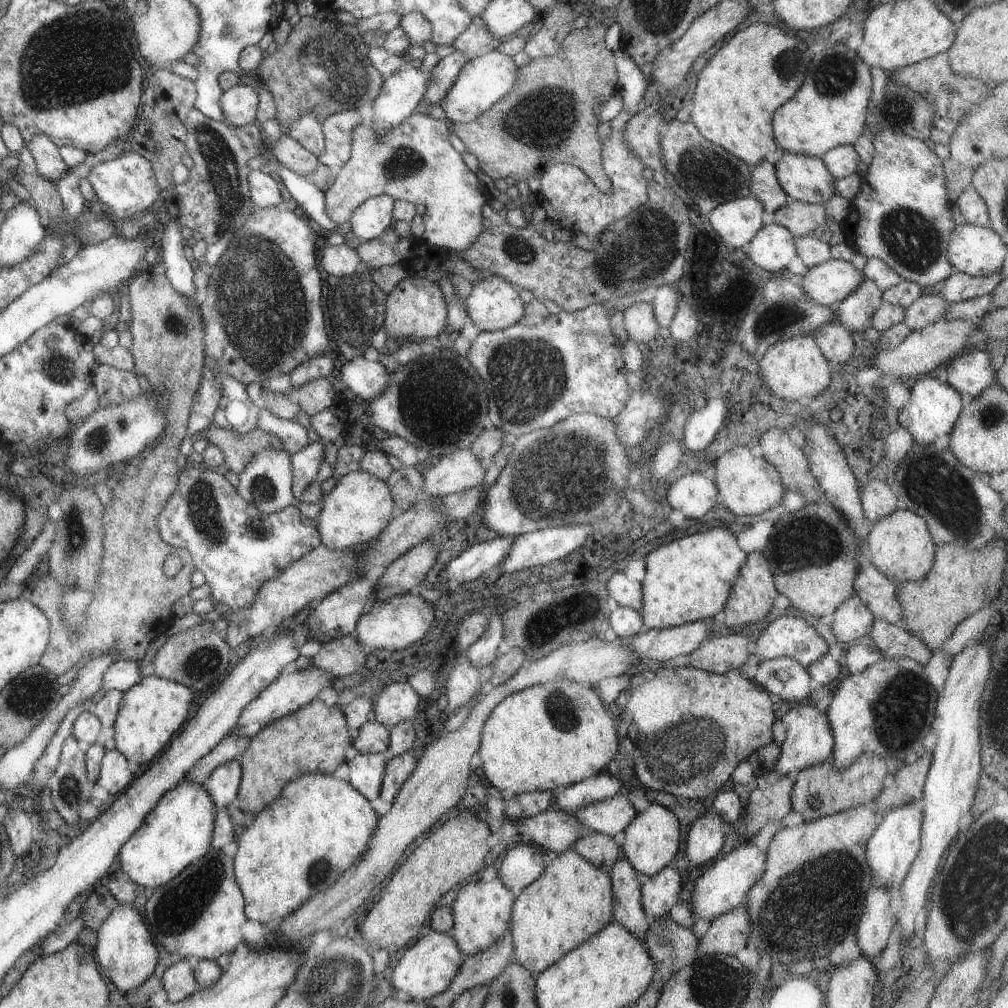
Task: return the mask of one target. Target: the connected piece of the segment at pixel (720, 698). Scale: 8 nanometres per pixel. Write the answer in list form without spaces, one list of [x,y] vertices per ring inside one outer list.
[[[687,666],[643,671],[628,680],[627,688],[614,703],[633,745],[633,751],[629,753],[634,759],[632,771],[644,787],[689,800],[701,800],[728,785],[728,778],[741,761],[749,762],[754,777],[772,774],[774,770],[780,744],[772,741],[770,728],[776,716],[771,700],[768,692],[755,681],[744,679],[740,669],[730,668],[722,675]]]

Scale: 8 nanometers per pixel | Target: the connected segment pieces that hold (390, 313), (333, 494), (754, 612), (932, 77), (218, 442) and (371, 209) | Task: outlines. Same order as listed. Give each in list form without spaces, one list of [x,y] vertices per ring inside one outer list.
[[[407,276],[389,294],[386,294],[382,326],[389,338],[426,340],[444,331],[445,323],[446,304],[443,301],[439,286],[430,280],[423,279],[423,276]]]
[[[361,469],[340,477],[335,486],[321,500],[321,510],[313,519],[320,544],[330,549],[348,550],[355,544],[373,540],[393,518],[395,512],[392,494],[385,481]]]
[[[761,551],[750,552],[746,555],[743,566],[735,577],[734,586],[722,608],[725,626],[732,630],[735,626],[749,626],[753,622],[763,620],[765,614],[771,610],[773,599],[777,595],[772,572],[769,570],[765,557]]]
[[[947,51],[905,65],[903,68],[891,72],[890,78],[896,85],[902,85],[913,92],[919,93],[919,96],[922,96],[924,101],[932,108],[929,137],[934,144],[947,145],[953,129],[964,112],[989,90],[989,86],[984,85],[977,79],[957,76],[949,68]]]
[[[209,425],[204,431],[208,444],[215,445],[223,455],[223,466],[231,472],[239,471],[257,454],[265,449],[282,450],[279,439],[272,434],[253,428],[245,433]]]
[[[378,194],[366,198],[347,219],[349,230],[361,242],[379,236],[393,225],[392,208],[394,198]]]

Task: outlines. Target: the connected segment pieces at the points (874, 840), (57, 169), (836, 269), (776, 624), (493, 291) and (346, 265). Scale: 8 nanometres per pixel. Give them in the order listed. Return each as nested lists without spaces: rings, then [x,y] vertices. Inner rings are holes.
[[[922,800],[890,808],[885,811],[879,824],[867,839],[865,858],[873,878],[886,889],[899,888],[920,847],[920,824],[922,823]]]
[[[33,135],[25,144],[31,153],[36,172],[41,178],[55,182],[68,168],[56,147],[45,135]]]
[[[829,258],[817,266],[806,268],[806,272],[801,278],[803,280],[801,286],[812,302],[829,307],[835,302],[841,302],[848,294],[851,294],[864,278],[862,271],[855,269],[849,261]]]
[[[787,615],[778,616],[762,630],[757,640],[754,641],[751,646],[752,656],[756,662],[776,659],[777,657],[789,657],[805,668],[814,660],[822,657],[827,650],[826,640],[816,633],[813,625],[807,623],[803,618],[800,618],[799,615],[796,617]]]
[[[483,274],[482,277],[484,277],[483,280],[472,285],[471,292],[463,299],[471,322],[478,326],[480,332],[499,331],[519,323],[520,318],[524,315],[524,303],[519,299],[521,289],[498,276],[485,277]]]
[[[345,243],[321,246],[320,265],[324,272],[334,277],[343,277],[355,273],[355,266],[360,262],[355,250],[347,247]]]

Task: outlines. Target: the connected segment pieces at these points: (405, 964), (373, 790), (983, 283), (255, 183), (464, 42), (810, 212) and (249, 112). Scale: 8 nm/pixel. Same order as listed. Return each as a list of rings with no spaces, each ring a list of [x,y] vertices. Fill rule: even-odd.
[[[429,932],[415,940],[415,943],[403,952],[403,956],[393,968],[391,985],[396,991],[402,990],[410,998],[426,1001],[449,986],[466,958],[457,948],[451,934]]]
[[[356,753],[345,760],[349,768],[347,782],[368,801],[377,798],[386,761],[382,753]]]
[[[1001,268],[982,277],[974,277],[959,271],[953,271],[943,281],[939,295],[948,303],[989,295],[1003,276]]]
[[[259,169],[250,170],[246,176],[250,201],[255,207],[263,208],[271,205],[281,206],[279,184],[267,173]]]
[[[479,16],[470,18],[468,27],[453,39],[451,46],[461,51],[468,59],[472,59],[492,51],[499,43],[499,39],[488,31]]]
[[[788,199],[777,208],[771,220],[777,226],[788,230],[792,236],[802,237],[824,223],[823,206],[815,203],[802,203]]]
[[[234,84],[224,90],[218,100],[222,120],[233,128],[243,127],[255,122],[257,93],[245,84]]]

